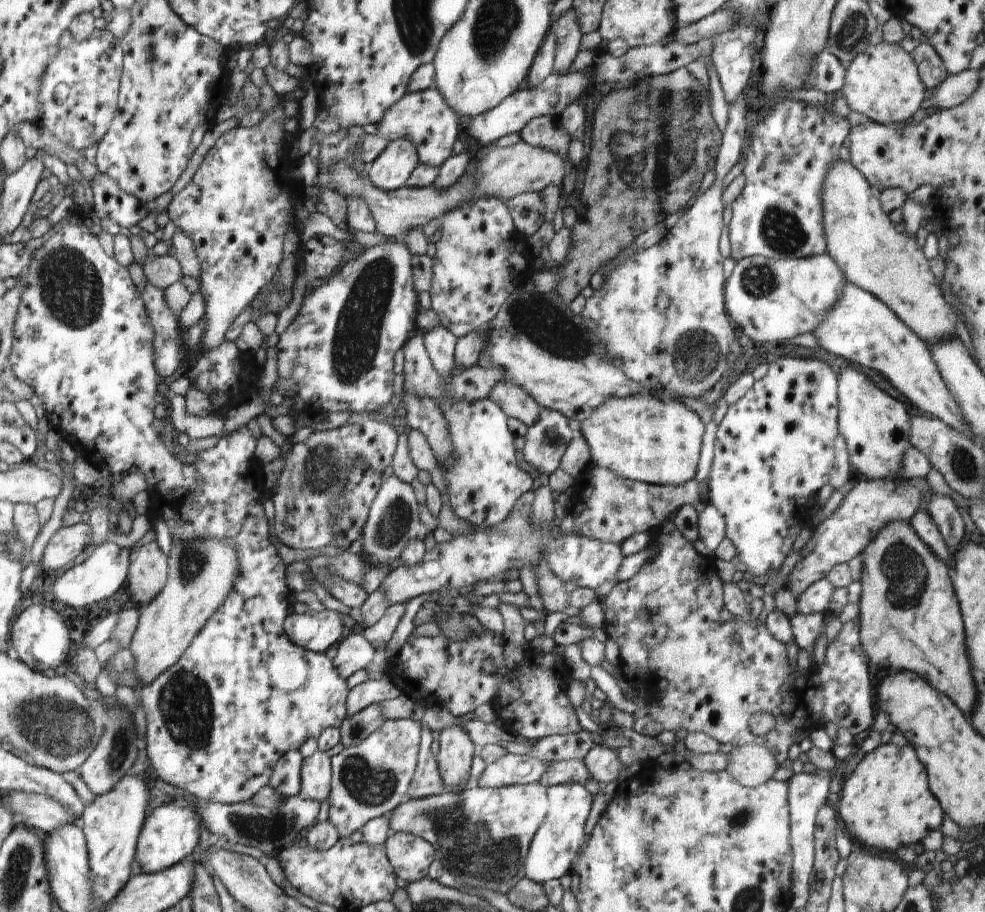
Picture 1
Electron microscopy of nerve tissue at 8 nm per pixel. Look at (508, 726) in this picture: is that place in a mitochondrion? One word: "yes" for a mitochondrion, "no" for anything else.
no

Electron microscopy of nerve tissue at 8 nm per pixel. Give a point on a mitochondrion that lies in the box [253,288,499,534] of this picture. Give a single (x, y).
(321, 469)

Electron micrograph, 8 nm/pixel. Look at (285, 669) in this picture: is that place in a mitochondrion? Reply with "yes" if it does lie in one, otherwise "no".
no

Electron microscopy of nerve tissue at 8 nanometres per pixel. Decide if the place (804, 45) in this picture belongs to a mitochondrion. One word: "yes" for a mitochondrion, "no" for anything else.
yes

